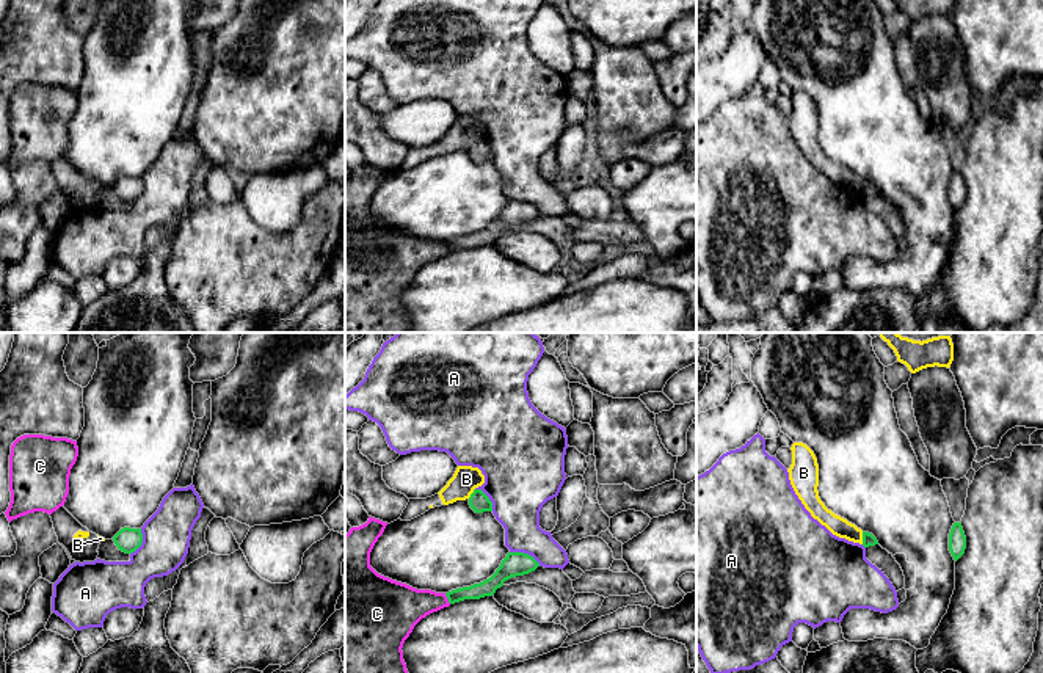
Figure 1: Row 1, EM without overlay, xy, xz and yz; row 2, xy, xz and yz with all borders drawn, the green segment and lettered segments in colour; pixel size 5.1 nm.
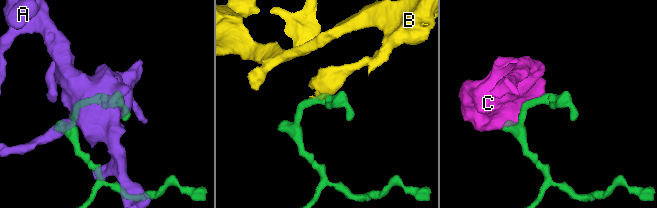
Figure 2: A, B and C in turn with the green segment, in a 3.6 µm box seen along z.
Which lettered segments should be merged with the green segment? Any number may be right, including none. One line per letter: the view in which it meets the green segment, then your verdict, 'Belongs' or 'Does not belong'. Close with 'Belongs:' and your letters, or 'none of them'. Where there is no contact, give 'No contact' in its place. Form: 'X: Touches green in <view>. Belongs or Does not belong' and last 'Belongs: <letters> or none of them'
A: Touches green in xz. Does not belong
B: Touches green in yz. Does not belong
C: Touches green in xz. Does not belong
Belongs: none of them

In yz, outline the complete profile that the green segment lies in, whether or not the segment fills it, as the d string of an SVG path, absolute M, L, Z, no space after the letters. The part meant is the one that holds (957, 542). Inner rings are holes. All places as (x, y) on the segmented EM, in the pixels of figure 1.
M954 522L950 533L949 533L949 551L957 562L966 549L966 537L961 527L961 522Z

